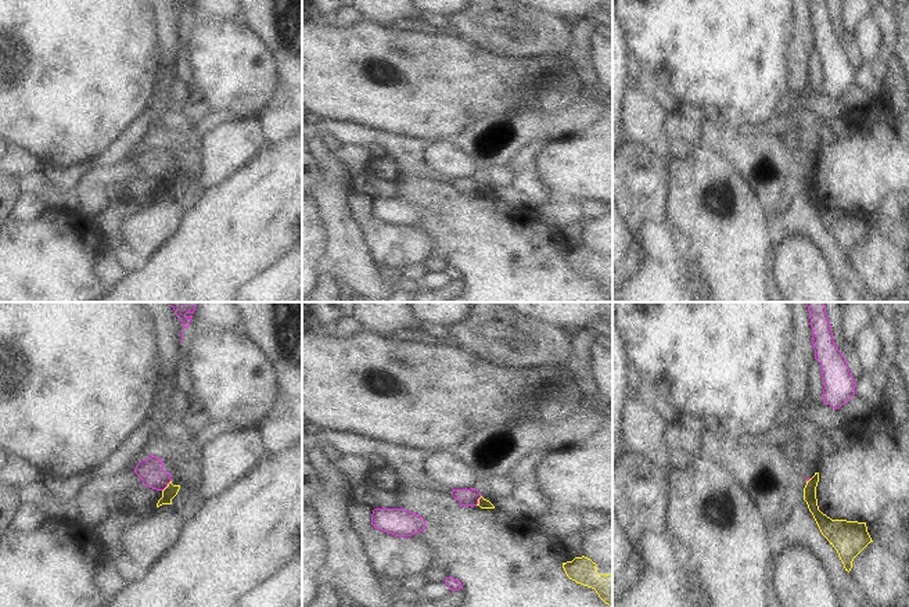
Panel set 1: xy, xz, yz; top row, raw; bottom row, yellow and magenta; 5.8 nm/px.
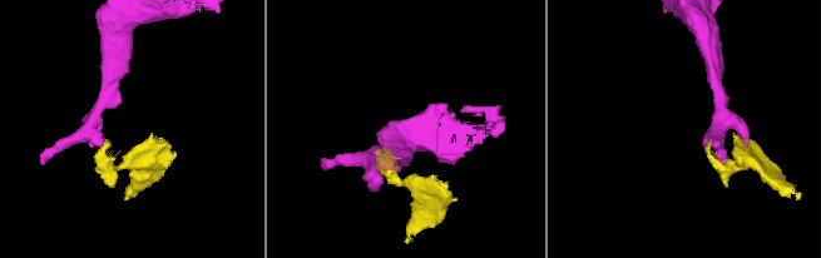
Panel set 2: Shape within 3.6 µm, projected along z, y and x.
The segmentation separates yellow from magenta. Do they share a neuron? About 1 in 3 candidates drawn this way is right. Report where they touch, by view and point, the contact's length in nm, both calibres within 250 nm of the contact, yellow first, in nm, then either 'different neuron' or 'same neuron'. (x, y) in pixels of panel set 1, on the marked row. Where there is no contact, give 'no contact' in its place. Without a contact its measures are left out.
xy (168, 485) | 90 nm | 80/150 nm | different neuron

